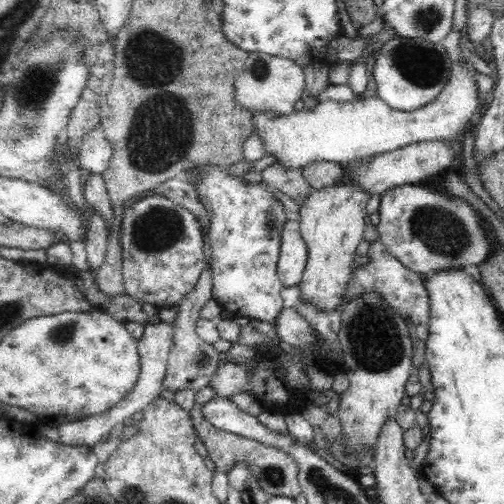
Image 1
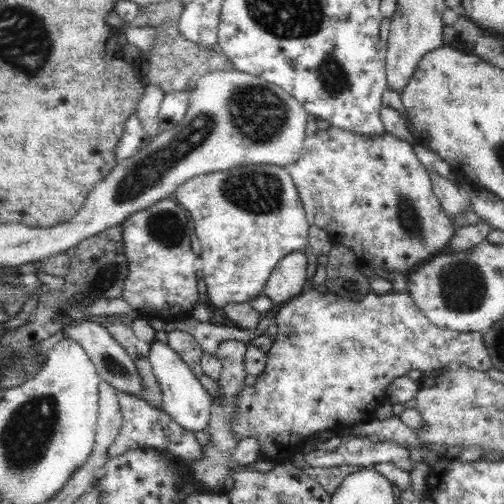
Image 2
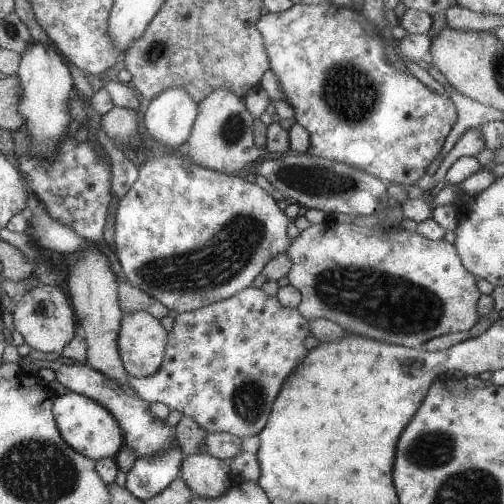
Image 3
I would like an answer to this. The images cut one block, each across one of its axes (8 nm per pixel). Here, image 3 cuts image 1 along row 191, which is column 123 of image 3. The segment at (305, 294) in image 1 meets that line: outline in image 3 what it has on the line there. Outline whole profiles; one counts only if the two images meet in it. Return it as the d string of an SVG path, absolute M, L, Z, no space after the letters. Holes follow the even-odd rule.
M133 312L123 316L121 328L119 328L119 338L117 338L117 350L119 350L119 360L123 364L123 370L129 378L147 378L159 372L161 362L165 358L165 346L167 346L167 334L161 328L159 320L155 320L147 312Z

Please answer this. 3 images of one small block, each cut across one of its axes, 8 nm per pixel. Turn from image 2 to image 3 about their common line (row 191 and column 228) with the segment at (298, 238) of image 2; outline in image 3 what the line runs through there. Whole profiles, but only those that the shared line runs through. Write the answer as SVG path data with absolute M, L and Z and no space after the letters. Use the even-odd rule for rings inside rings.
M157 150L157 156L139 166L139 176L127 194L119 200L115 212L115 256L121 264L125 280L149 294L169 312L183 314L221 302L249 288L257 274L273 256L287 252L289 220L277 208L277 202L259 184L247 184L243 176L225 176L205 170L179 152L167 156L167 150Z

